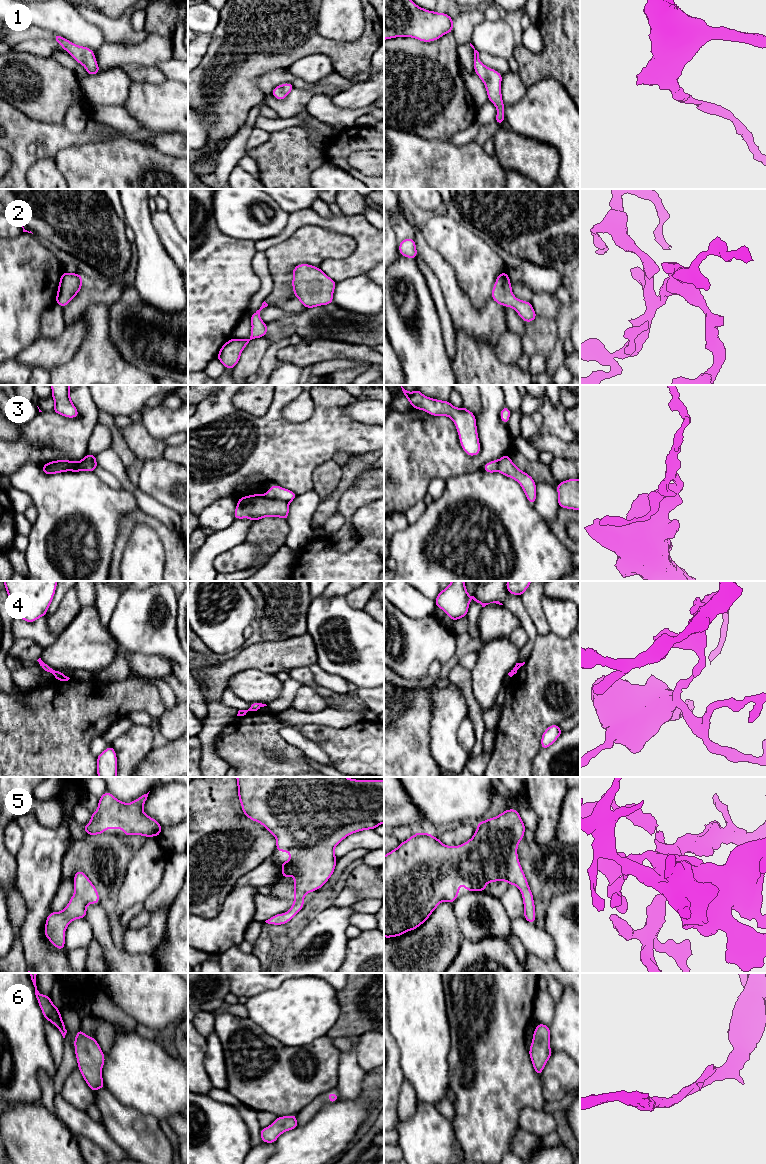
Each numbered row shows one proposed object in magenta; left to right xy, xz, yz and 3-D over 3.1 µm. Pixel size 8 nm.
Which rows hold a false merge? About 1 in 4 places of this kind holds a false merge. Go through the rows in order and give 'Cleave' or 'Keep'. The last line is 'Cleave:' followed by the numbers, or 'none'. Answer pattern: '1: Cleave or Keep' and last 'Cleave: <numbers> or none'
1: Keep
2: Keep
3: Cleave
4: Cleave
5: Keep
6: Keep
Cleave: 3, 4

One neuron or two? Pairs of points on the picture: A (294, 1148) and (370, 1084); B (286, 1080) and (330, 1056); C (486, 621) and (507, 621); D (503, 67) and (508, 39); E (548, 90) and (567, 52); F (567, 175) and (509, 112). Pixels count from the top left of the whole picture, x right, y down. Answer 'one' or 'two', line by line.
A: one
B: one
C: one
D: two
E: two
F: one

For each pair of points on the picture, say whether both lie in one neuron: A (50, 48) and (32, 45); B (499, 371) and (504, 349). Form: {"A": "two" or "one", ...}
{"A": "one", "B": "two"}

